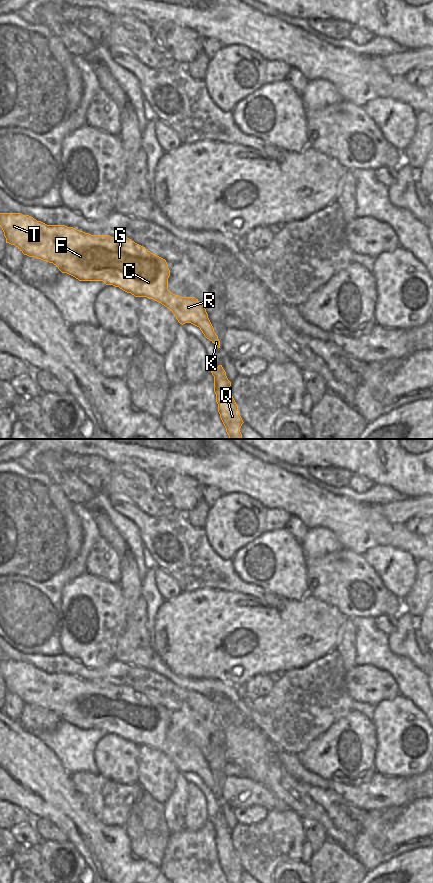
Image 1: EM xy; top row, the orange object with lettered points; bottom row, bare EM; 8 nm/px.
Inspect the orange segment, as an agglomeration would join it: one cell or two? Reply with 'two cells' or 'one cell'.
one cell

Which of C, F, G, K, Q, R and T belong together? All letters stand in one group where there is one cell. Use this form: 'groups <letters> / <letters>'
groups C F G K Q R T

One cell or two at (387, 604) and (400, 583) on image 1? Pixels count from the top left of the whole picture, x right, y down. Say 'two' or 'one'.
two

